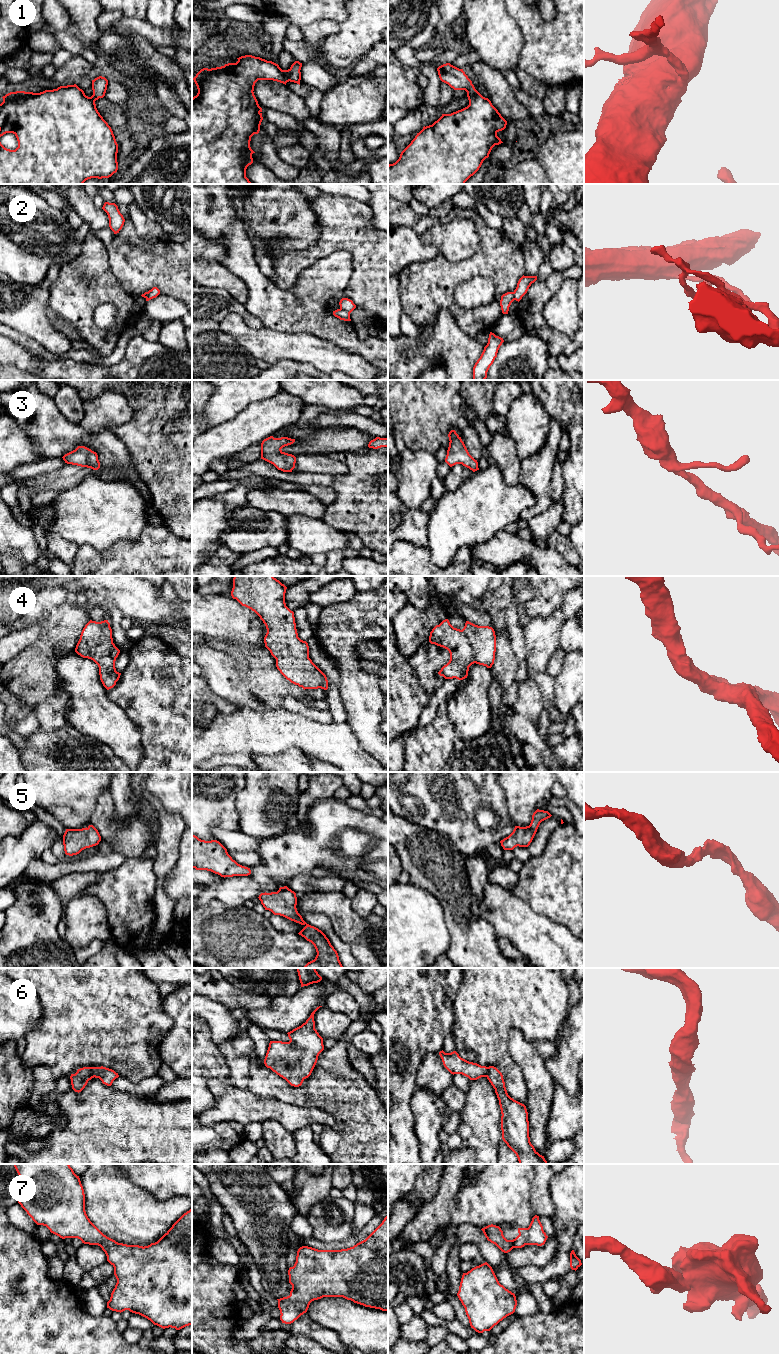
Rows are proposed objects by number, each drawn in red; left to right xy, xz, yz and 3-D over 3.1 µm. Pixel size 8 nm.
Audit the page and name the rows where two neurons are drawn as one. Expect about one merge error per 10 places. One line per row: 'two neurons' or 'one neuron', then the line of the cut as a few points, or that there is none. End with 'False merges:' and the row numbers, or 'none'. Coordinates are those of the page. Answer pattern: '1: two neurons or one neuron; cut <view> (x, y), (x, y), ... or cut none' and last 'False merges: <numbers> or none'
1: one neuron; cut none
2: two neurons; cut xz (340, 308), (349, 313)
3: one neuron; cut none
4: one neuron; cut none
5: one neuron; cut none
6: one neuron; cut none
7: one neuron; cut none
False merges: 2

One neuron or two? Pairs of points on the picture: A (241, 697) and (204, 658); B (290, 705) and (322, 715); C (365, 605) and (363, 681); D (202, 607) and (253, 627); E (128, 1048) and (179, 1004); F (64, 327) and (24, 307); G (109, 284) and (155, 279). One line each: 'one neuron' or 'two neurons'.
A: one neuron
B: one neuron
C: one neuron
D: one neuron
E: two neurons
F: two neurons
G: two neurons

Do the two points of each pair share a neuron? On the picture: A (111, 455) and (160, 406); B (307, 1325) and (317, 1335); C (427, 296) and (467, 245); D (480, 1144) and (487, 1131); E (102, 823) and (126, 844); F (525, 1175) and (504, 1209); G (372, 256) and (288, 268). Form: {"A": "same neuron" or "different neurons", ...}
{"A": "different neurons", "B": "same neuron", "C": "different neurons", "D": "same neuron", "E": "same neuron", "F": "same neuron", "G": "same neuron"}

